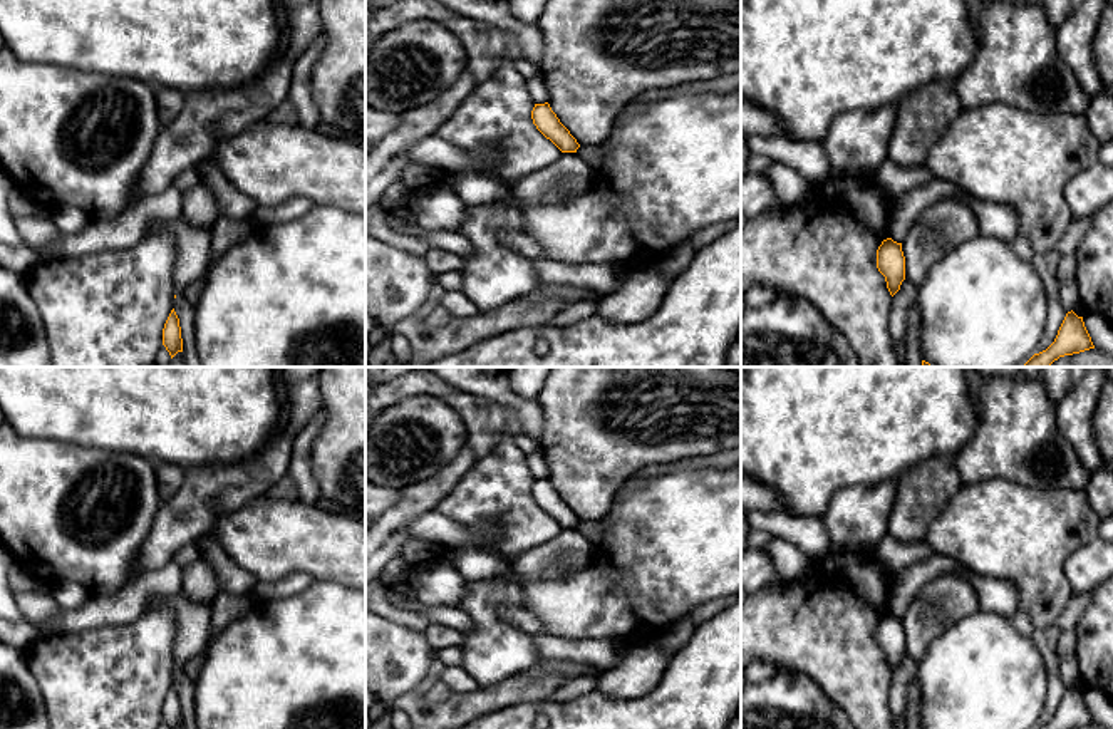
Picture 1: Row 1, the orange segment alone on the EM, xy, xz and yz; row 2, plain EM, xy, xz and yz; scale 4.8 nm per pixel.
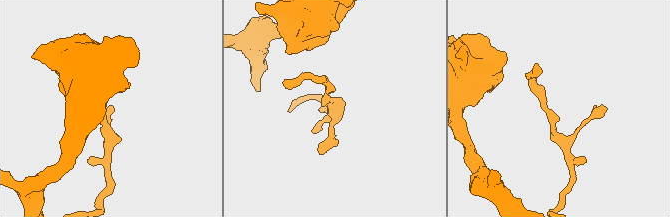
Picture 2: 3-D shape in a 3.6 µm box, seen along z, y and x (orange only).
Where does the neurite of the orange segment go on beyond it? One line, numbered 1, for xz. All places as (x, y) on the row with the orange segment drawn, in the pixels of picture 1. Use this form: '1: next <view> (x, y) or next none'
1: next none

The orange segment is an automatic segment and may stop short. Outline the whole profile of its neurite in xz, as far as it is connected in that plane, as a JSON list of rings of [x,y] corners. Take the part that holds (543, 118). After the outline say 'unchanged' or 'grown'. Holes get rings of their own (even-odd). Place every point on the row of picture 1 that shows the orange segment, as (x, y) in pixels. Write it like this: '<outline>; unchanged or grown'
[[[535,104],[531,119],[536,129],[550,139],[562,153],[577,153],[580,144],[570,131],[560,122],[550,104]]]; unchanged

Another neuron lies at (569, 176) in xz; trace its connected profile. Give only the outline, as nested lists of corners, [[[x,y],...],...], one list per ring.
[[[562,153],[550,166],[520,179],[511,188],[511,198],[528,204],[563,203],[583,194],[593,179],[595,169],[577,153]]]

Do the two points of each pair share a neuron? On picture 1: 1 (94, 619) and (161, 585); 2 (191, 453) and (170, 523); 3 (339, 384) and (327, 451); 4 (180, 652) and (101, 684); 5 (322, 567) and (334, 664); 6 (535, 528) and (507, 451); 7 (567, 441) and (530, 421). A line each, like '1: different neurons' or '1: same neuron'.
1: same neuron
2: different neurons
3: same neuron
4: different neurons
5: different neurons
6: same neuron
7: different neurons

